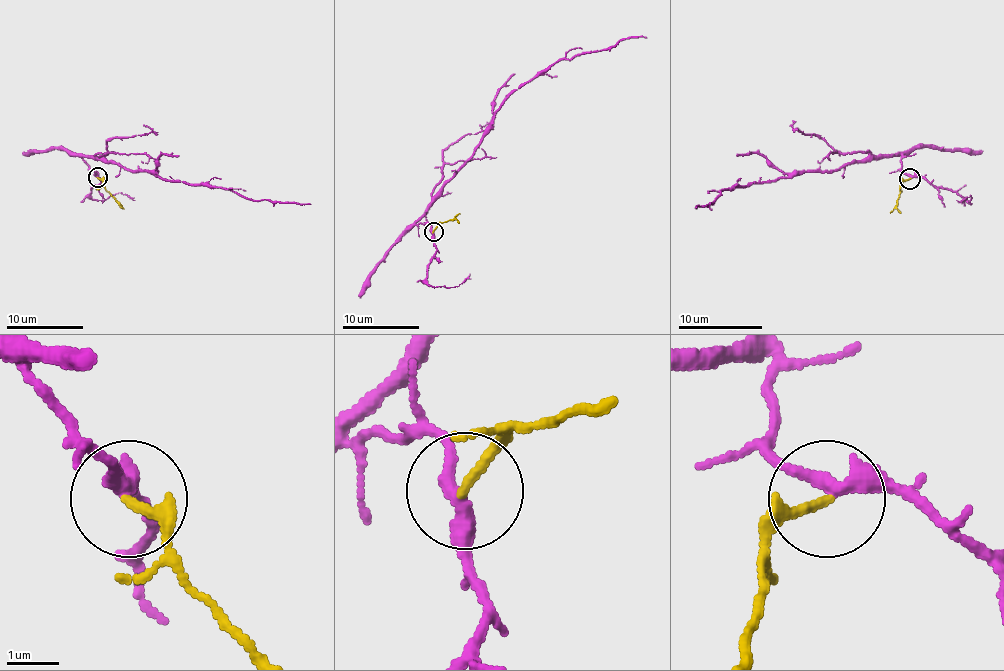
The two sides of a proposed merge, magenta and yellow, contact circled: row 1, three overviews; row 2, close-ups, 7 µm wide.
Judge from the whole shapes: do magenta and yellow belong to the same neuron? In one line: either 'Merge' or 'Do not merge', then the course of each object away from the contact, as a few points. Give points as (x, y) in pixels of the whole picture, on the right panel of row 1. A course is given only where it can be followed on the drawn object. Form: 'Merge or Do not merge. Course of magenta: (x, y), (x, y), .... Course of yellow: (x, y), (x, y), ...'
Do not merge. Course of magenta: (909, 176), (901, 158), (872, 155), (737, 185), (697, 206). Course of yellow: (909, 179), (901, 185), (899, 200), (891, 212)

